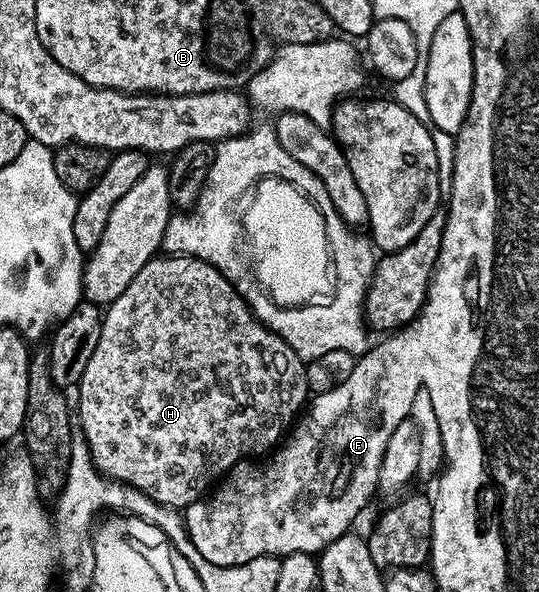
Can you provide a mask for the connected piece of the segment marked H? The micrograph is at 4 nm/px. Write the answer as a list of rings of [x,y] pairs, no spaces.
[[[167,253],[164,256],[164,259],[150,259],[141,273],[129,281],[129,289],[125,289],[125,293],[121,293],[121,297],[117,297],[102,312],[103,324],[101,337],[97,337],[97,349],[93,349],[93,357],[89,357],[89,365],[85,365],[85,373],[81,373],[77,384],[77,427],[83,430],[81,438],[91,453],[92,463],[104,476],[135,486],[162,506],[186,509],[193,501],[201,498],[216,480],[226,475],[234,463],[259,457],[255,455],[266,456],[284,438],[285,432],[304,410],[309,399],[307,363],[297,357],[292,347],[285,345],[280,335],[273,333],[251,312],[251,306],[241,298],[237,289],[233,289],[233,285],[229,285],[229,281],[225,281],[225,277],[221,277],[213,265],[197,261],[193,255]]]

